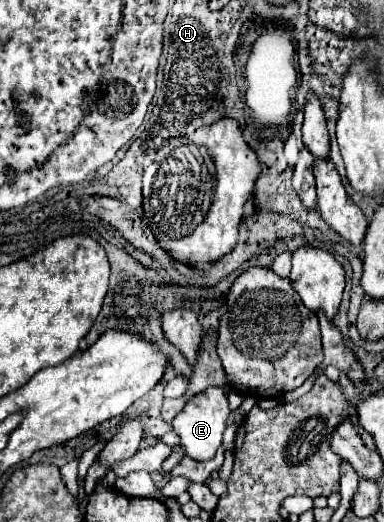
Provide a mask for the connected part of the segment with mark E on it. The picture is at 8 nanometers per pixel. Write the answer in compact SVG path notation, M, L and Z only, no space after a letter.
M207 388L193 398L187 400L185 408L175 416L173 420L173 430L181 438L181 446L185 448L187 456L193 460L211 460L217 452L217 448L223 442L223 432L225 432L225 420L229 416L229 402L223 392L223 388Z

